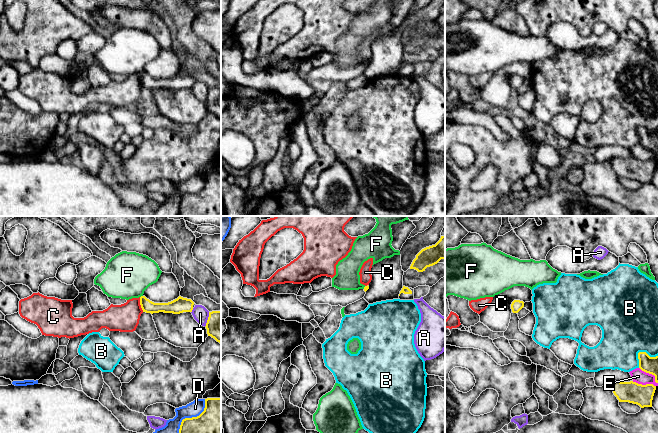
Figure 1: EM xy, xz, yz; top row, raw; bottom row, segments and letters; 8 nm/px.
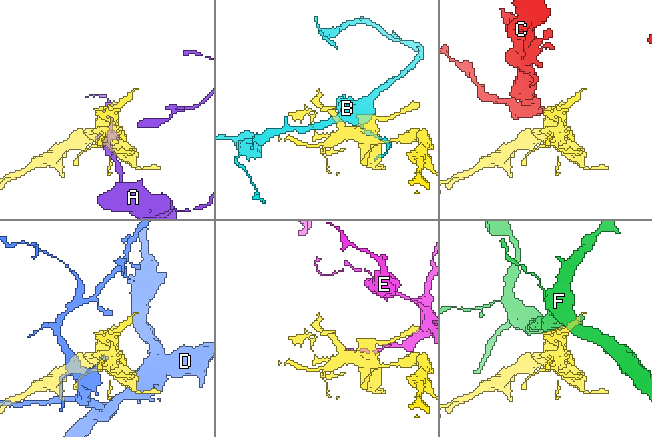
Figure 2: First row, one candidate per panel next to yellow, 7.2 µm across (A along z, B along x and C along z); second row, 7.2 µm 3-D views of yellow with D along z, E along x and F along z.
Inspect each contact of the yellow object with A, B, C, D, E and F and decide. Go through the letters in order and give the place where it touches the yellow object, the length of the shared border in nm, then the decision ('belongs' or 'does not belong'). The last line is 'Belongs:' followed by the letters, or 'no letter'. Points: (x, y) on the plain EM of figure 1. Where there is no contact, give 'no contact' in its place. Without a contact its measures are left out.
A: contact xy (192, 85); length 40 nm; does not belong
B: contact yz (640, 128); length 190 nm; does not belong
C: contact xy (140, 80); length 120 nm; does not belong
D: contact xy (188, 194); length 400 nm; does not belong
E: contact yz (650, 149); length 200 nm; does not belong
F: contact xy (141, 72); length 30 nm; does not belong
Belongs: no letter

